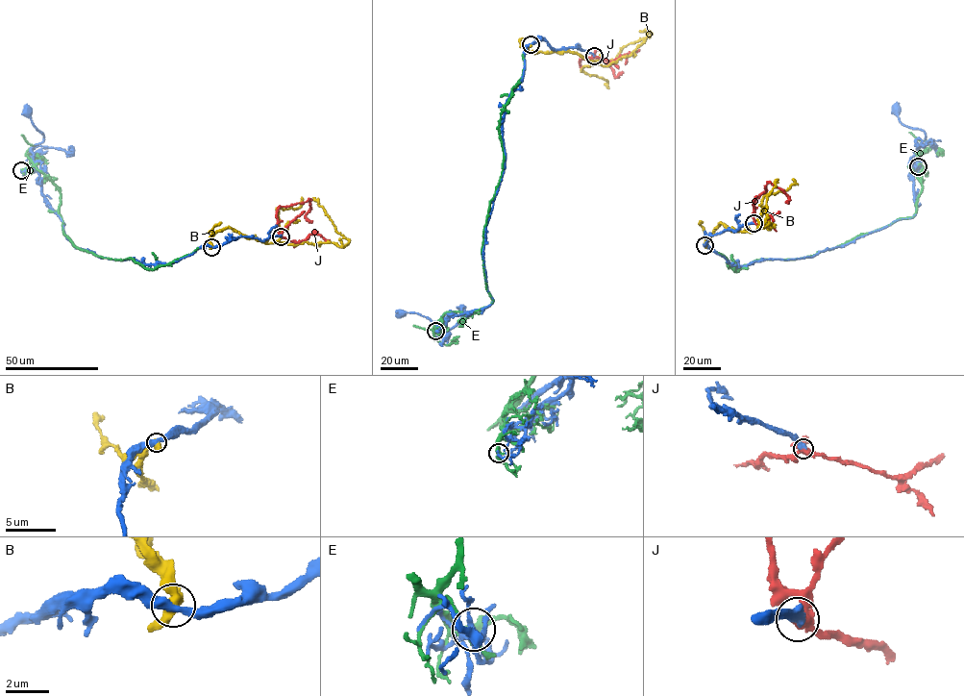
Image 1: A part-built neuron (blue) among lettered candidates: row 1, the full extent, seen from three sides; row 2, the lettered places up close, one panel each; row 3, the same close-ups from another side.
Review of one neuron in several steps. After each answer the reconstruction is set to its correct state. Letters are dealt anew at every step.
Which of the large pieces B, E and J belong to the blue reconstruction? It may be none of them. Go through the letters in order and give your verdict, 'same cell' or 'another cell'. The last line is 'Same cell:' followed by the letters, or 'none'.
B: another cell
E: another cell
J: same cell
Same cell: J

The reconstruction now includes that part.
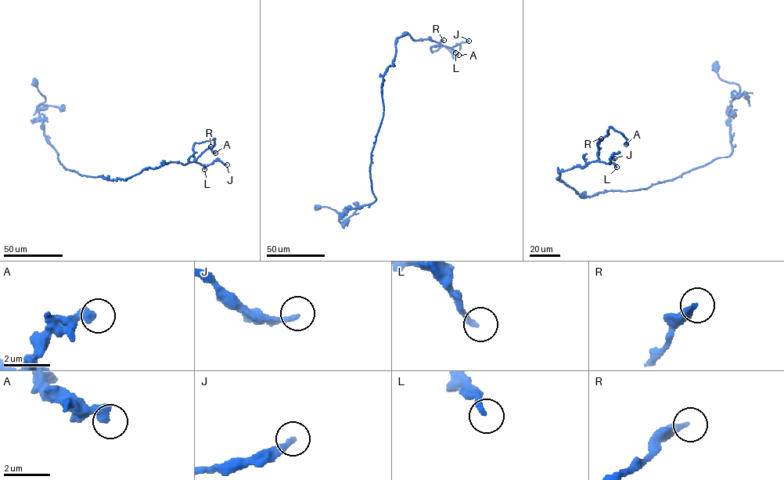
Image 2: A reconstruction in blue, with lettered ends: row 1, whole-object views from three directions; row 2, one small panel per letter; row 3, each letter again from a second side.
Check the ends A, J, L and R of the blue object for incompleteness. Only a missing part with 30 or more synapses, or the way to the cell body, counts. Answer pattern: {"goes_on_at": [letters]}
{"goes_on_at": ["J"]}

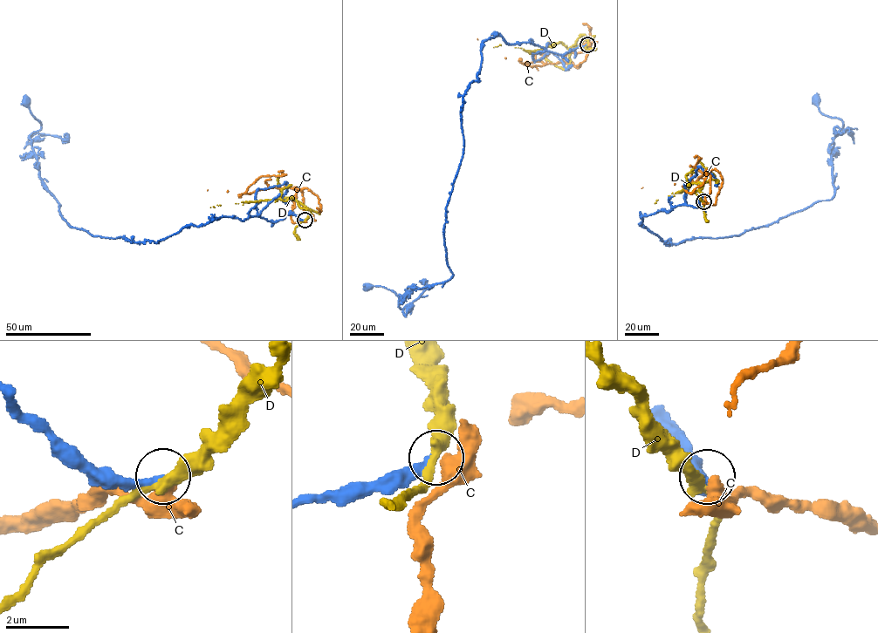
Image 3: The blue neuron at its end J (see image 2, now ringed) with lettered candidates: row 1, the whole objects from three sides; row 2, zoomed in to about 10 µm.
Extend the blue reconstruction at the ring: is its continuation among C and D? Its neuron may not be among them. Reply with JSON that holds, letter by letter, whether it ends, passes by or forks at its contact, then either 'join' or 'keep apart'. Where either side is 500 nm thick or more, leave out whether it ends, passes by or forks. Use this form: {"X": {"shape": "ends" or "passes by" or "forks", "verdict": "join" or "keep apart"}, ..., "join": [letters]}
{"C": {"shape": "forks", "verdict": "keep apart"}, "D": {"shape": "passes by", "verdict": "keep apart"}, "join": []}

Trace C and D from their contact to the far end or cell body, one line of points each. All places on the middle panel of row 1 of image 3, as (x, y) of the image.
C: (587, 44), (586, 59), (578, 68), (568, 61), (532, 66), (505, 58), (477, 38)
D: (587, 44), (583, 35), (568, 49), (559, 42), (533, 51), (493, 47)

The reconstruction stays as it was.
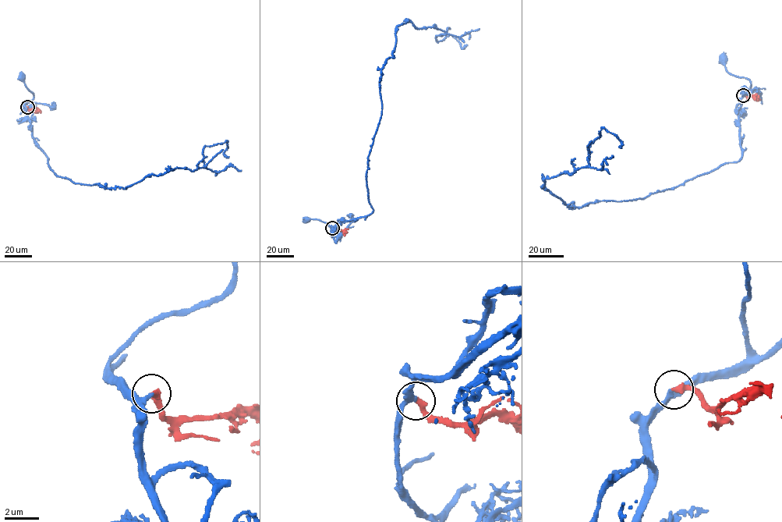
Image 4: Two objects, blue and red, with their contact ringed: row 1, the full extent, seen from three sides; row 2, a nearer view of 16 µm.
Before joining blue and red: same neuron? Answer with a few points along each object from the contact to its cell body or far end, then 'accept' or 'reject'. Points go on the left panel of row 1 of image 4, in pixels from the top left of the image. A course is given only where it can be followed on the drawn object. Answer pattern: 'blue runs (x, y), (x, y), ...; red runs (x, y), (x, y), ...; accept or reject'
blue runs (27, 107), (24, 104), (33, 96), (22, 76); red runs (27, 107), (39, 111); accept

